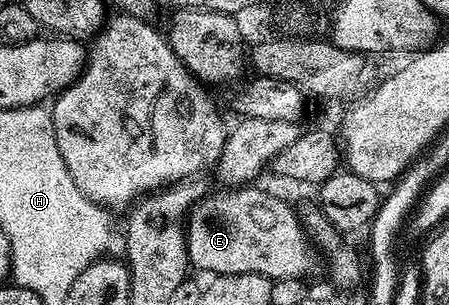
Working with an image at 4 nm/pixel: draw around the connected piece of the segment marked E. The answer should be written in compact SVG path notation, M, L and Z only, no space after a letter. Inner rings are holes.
M257 185L217 189L214 195L206 194L193 204L184 228L190 264L209 271L210 276L251 273L272 280L305 279L317 263L298 212L293 212L283 200L260 191Z

